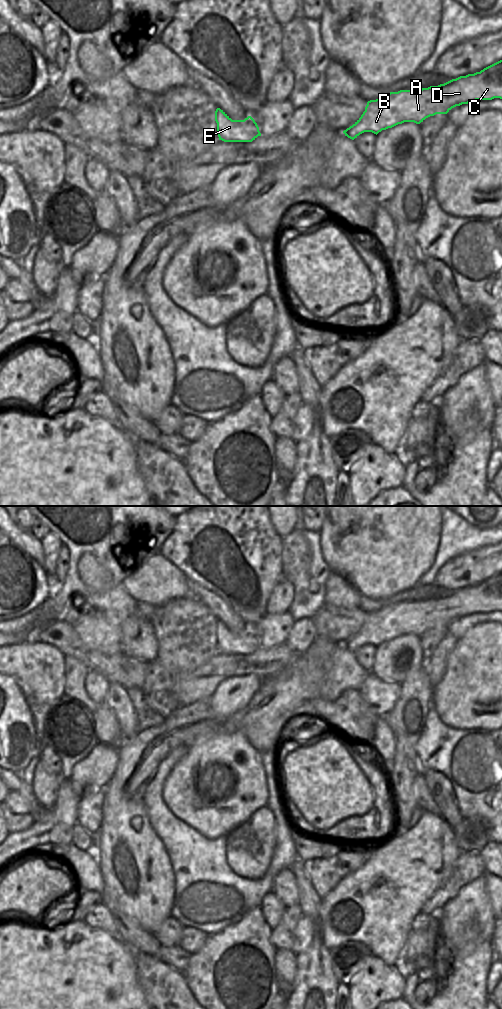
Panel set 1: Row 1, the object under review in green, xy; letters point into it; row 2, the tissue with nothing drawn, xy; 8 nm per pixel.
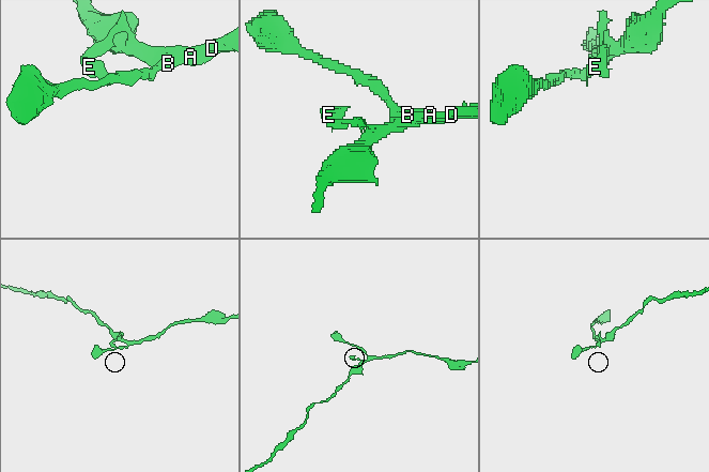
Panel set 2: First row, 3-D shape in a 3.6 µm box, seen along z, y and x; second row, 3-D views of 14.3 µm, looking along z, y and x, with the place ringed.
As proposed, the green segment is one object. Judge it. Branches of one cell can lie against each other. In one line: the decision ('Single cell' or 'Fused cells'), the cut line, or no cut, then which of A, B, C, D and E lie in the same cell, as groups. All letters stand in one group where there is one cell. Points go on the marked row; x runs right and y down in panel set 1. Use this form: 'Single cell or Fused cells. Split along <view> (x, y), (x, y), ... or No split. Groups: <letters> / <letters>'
Single cell. No split. Groups: A B C D E

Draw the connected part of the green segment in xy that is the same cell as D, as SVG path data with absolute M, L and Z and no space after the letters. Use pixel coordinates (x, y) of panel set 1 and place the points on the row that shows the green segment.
M502 60L484 68L480 72L460 76L438 86L430 86L420 90L390 92L376 100L370 100L367 102L361 117L343 133L352 140L364 132L372 132L377 135L382 130L404 122L420 124L430 116L447 114L456 106L476 100L492 100L494 98L502 99Z

